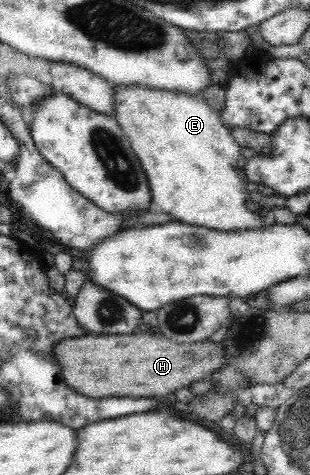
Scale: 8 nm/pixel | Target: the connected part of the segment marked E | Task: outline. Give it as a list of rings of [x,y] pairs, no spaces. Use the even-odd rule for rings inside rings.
[[[115,84],[116,121],[128,136],[132,149],[146,172],[153,204],[175,220],[189,226],[215,231],[247,231],[273,226],[271,214],[261,216],[256,208],[249,207],[249,193],[245,179],[241,180],[235,164],[241,158],[241,146],[235,142],[220,115],[199,95],[186,95],[179,91],[166,91],[142,86]]]

